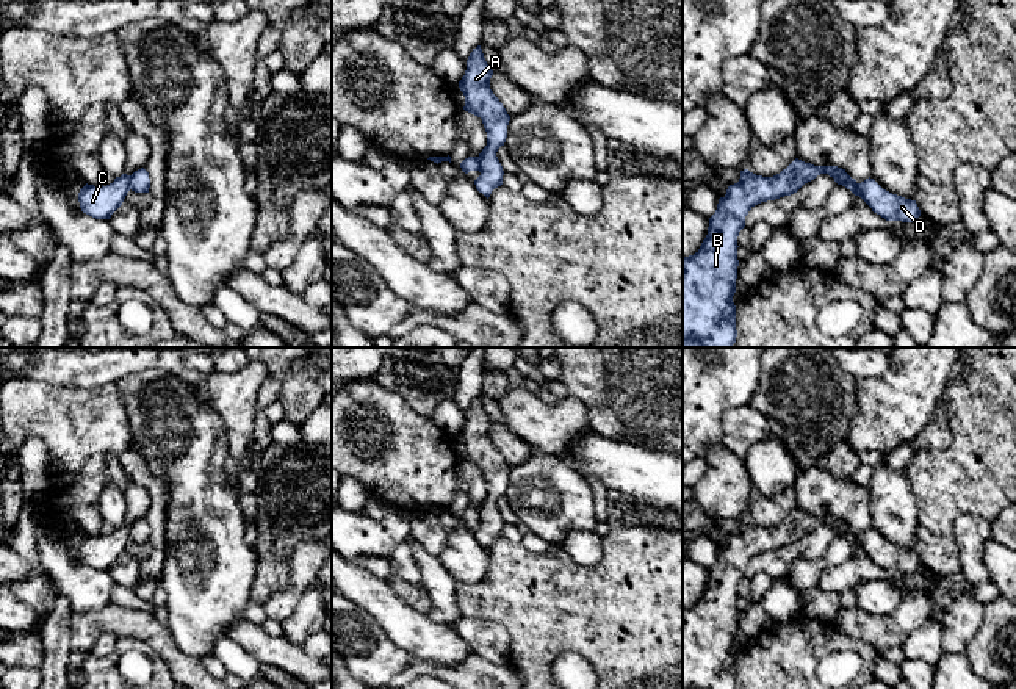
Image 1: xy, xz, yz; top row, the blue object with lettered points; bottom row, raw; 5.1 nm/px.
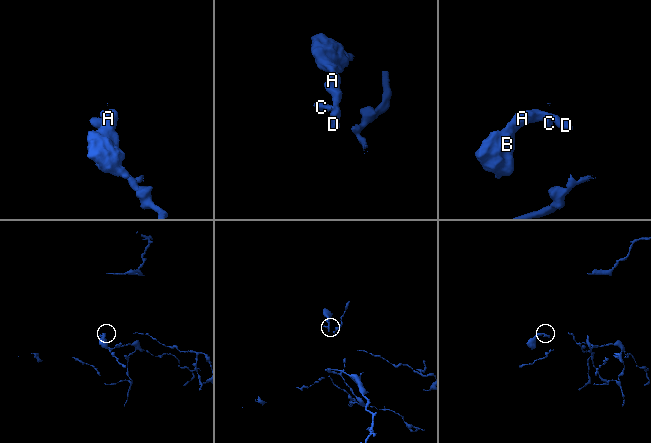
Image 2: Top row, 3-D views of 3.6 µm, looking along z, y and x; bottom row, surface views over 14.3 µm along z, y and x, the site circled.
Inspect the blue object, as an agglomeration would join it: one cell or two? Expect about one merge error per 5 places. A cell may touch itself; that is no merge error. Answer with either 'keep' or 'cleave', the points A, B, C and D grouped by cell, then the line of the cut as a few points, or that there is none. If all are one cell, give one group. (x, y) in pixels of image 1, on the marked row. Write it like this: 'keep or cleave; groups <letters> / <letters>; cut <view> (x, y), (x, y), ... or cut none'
cleave; groups A B D / C; cut xz (478, 157), (481, 171)

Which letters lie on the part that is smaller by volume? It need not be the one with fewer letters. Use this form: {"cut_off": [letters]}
{"cut_off": ["A", "B", "D"]}

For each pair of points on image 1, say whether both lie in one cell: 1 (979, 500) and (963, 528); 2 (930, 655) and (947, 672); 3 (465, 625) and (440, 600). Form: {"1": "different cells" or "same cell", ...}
{"1": "different cells", "2": "different cells", "3": "different cells"}

